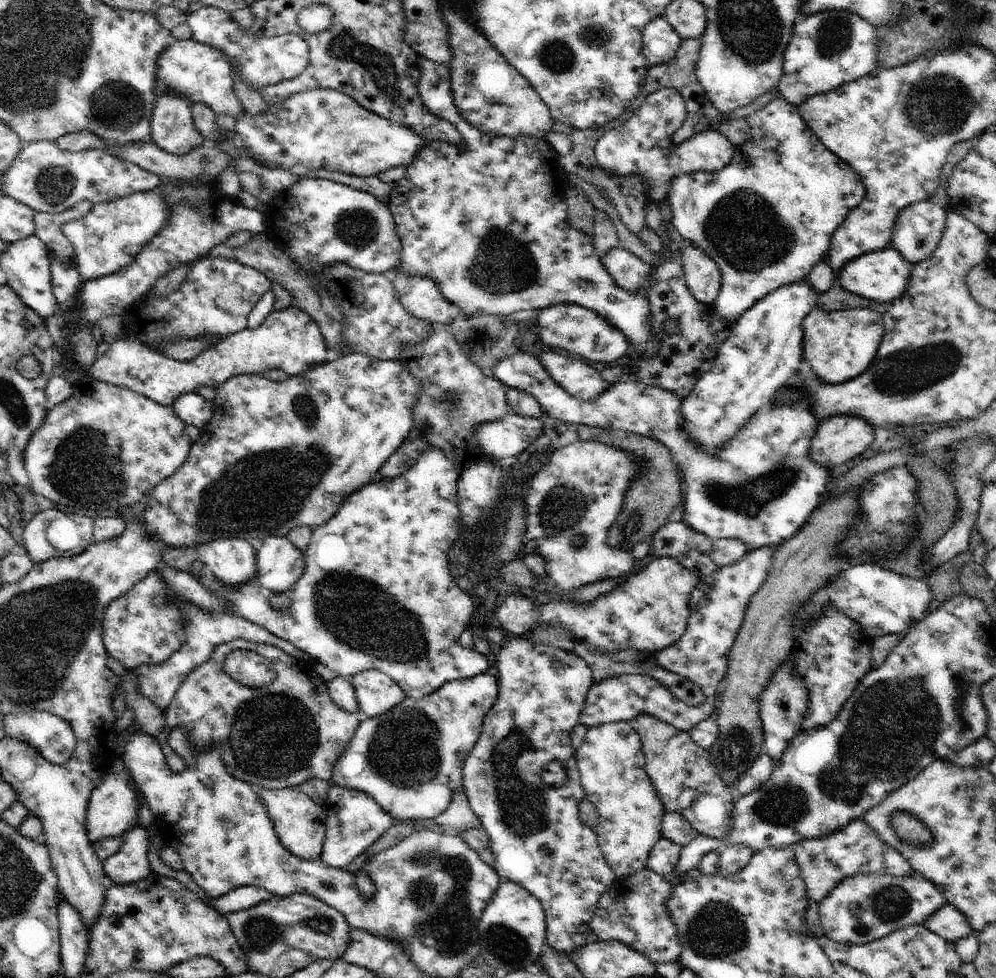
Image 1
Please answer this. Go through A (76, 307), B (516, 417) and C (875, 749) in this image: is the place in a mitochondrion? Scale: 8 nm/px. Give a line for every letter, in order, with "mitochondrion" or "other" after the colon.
A: other
B: other
C: mitochondrion

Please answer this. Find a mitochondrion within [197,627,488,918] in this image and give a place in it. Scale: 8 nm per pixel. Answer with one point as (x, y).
(274, 735)

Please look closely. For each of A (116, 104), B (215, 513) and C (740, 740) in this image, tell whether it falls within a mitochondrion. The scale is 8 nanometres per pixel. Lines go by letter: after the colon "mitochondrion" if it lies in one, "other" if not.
A: mitochondrion
B: mitochondrion
C: mitochondrion

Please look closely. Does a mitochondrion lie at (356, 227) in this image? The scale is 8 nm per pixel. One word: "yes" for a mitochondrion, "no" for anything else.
yes

